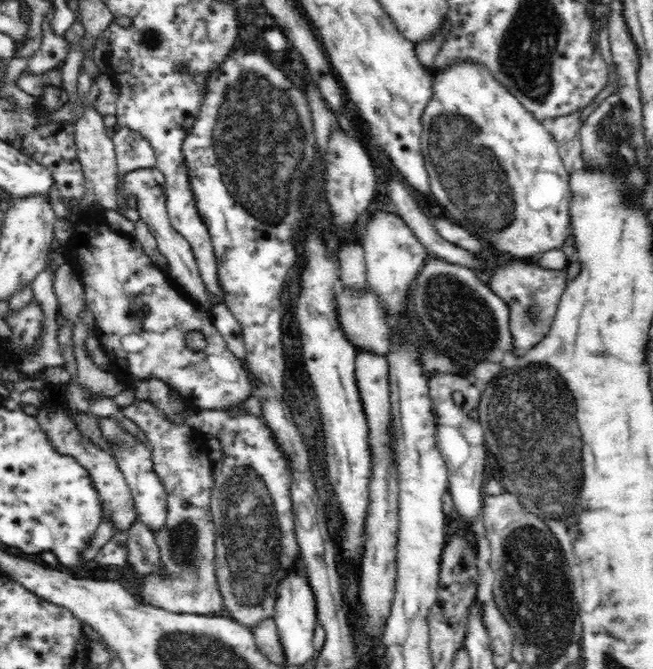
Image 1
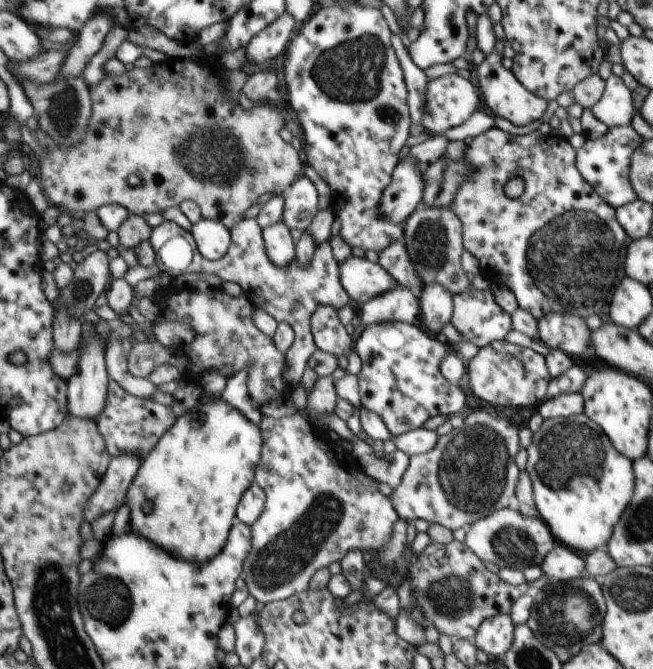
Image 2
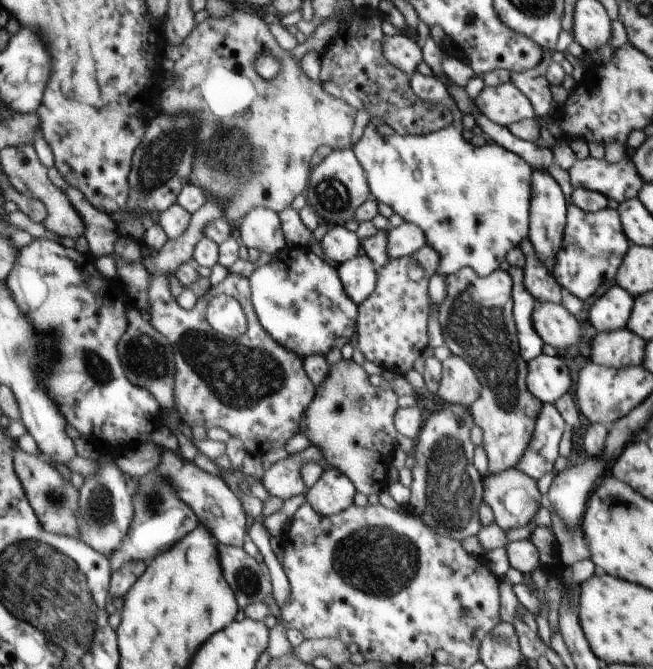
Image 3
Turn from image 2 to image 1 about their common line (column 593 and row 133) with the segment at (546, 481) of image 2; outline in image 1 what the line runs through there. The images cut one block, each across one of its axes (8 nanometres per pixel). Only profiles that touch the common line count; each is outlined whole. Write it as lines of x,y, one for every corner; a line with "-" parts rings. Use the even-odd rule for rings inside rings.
471,62
458,64
458,66
452,66
448,70
444,70
444,72
434,73
432,90
432,98
429,99
428,106
424,108
424,114
421,115
422,153
424,153
424,161
426,161
426,169
428,169
431,194
436,196
436,200
450,214
449,218
461,228
468,230
472,237
486,243
492,255
500,253
518,258
520,262
535,263
540,256
548,252
563,251
567,239
572,235
569,214
571,190
569,187
569,173
562,163
563,151
559,143
555,141
554,135
490,73
490,70
486,70
477,64

